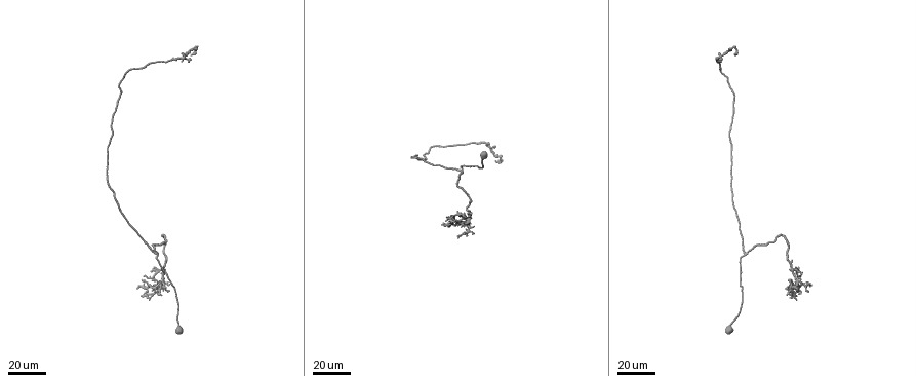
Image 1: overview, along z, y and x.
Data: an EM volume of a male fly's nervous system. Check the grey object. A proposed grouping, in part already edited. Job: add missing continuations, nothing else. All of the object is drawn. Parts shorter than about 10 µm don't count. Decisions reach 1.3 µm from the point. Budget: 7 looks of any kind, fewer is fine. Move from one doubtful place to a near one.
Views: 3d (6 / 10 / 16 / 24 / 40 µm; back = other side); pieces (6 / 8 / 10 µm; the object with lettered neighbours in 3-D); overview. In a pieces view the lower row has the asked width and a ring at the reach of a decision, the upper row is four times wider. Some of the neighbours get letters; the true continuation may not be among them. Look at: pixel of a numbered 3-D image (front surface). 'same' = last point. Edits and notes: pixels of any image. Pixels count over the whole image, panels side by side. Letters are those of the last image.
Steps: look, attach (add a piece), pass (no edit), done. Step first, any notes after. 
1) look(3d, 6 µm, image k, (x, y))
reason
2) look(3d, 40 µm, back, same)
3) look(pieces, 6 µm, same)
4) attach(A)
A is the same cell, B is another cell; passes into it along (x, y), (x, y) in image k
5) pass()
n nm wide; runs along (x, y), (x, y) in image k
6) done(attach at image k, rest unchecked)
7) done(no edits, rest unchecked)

look(3d, 24 µm, image 1, (146, 290))
thick end

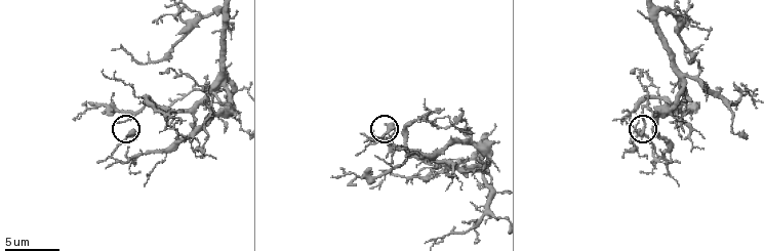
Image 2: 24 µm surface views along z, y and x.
look(pieces, 10 µm, image 2, (392, 124))

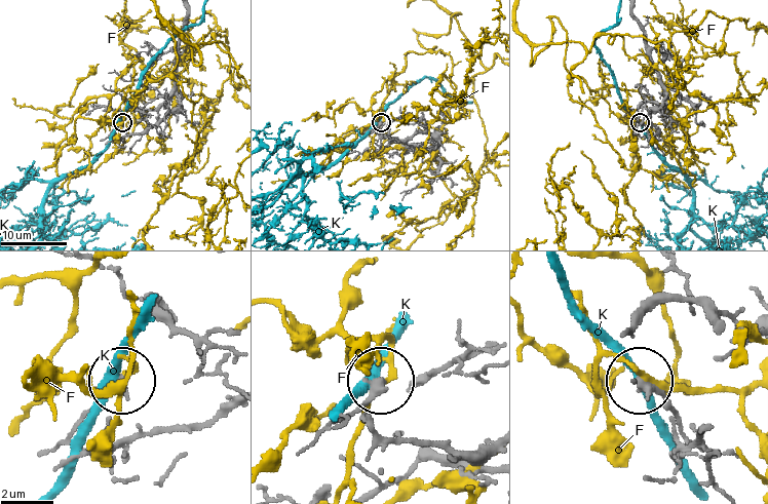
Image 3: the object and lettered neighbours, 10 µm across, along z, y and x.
pass()
F and K are other cells; runs along (491, 438), (470, 450), (391, 440), (358, 408), (376, 385) in image 3; no lettered piece goes on from it

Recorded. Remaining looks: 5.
look(3d, 24 µm, image 1, (192, 54))
thin end

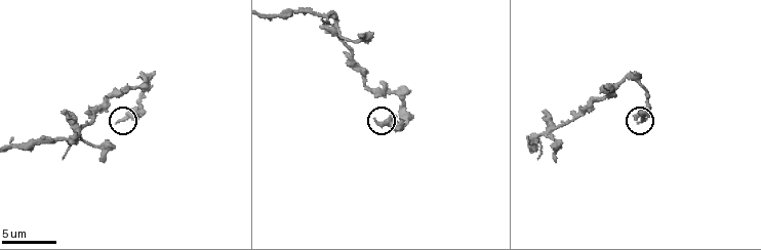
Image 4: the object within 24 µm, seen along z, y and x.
look(pieces, 10 µm, image 4, (639, 122))
see the neighbours

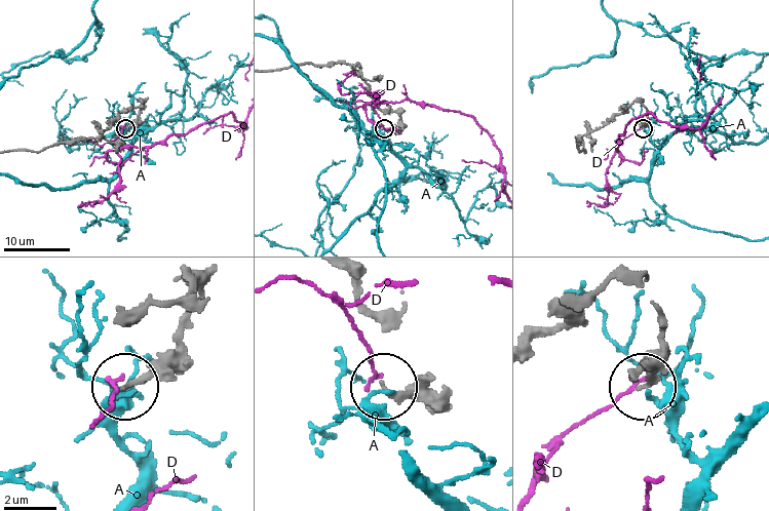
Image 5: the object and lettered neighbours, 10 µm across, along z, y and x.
pass()
150 nm wide; A and D are other cells; no lettered piece goes on from it

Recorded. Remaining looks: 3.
look(3d, 10 µm, image 4, (321, 27))
branch stops here

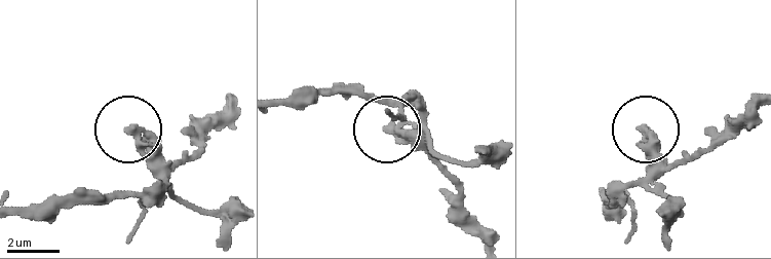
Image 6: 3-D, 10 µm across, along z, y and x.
look(pieces, 8 µm, image 6, (645, 130))

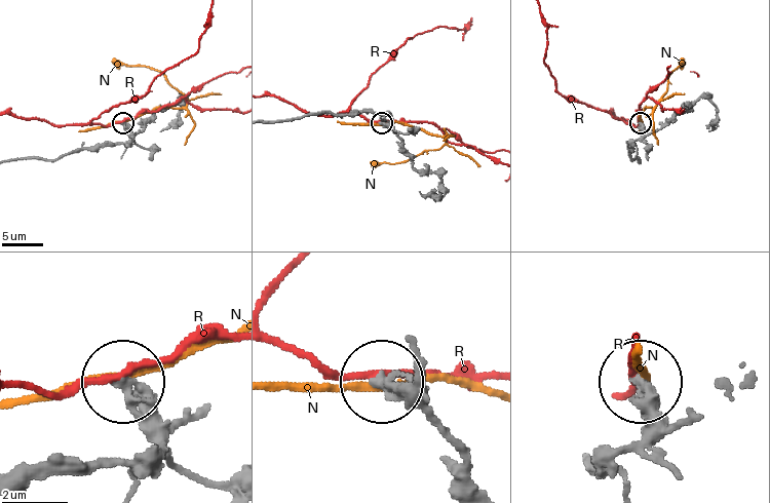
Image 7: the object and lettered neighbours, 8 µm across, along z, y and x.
pass()
N and R are other cells; runs along (30, 158), (55, 160), (83, 148), (126, 143), (123, 123) in image 7; no lettered piece goes on from it

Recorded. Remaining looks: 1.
done(no edits, rest unchecked)

